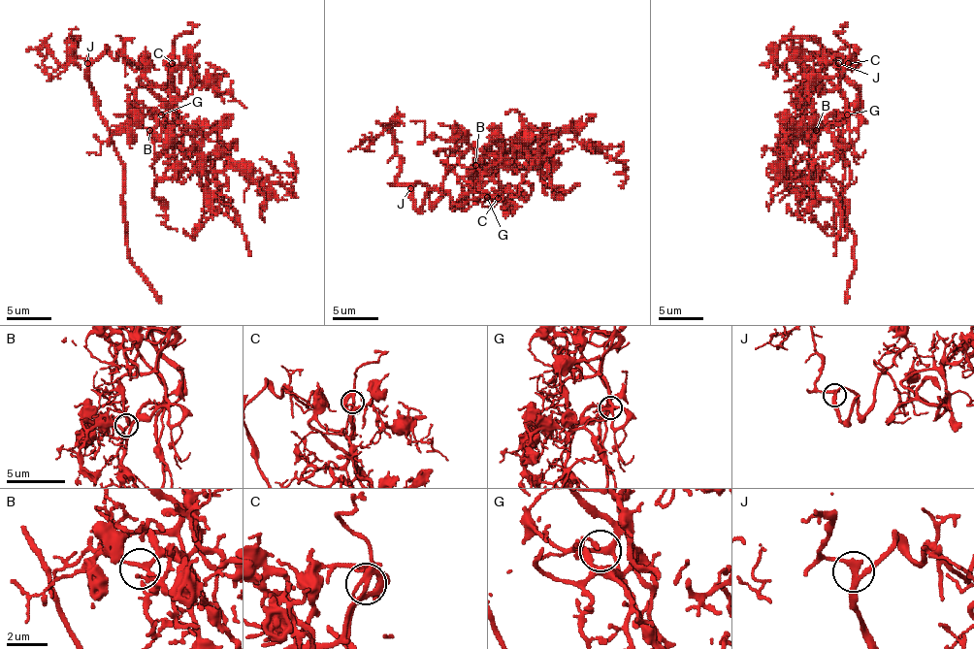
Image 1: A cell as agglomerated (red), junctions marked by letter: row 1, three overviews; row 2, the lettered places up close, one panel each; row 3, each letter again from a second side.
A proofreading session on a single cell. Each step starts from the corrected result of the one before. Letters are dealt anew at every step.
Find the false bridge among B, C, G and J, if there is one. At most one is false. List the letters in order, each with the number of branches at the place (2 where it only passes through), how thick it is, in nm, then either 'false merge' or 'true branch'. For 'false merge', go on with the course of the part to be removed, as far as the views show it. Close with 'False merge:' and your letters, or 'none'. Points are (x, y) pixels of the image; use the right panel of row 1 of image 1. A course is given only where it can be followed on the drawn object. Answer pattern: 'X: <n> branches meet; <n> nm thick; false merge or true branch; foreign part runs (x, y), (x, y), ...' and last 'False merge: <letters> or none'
B: 3 branches meet; 190 nm thick; true branch
C: 3 branches meet; 240 nm thick; true branch
G: 3 branches meet; 240 nm thick; true branch
J: 3 branches meet; 220 nm thick; true branch
False merge: none

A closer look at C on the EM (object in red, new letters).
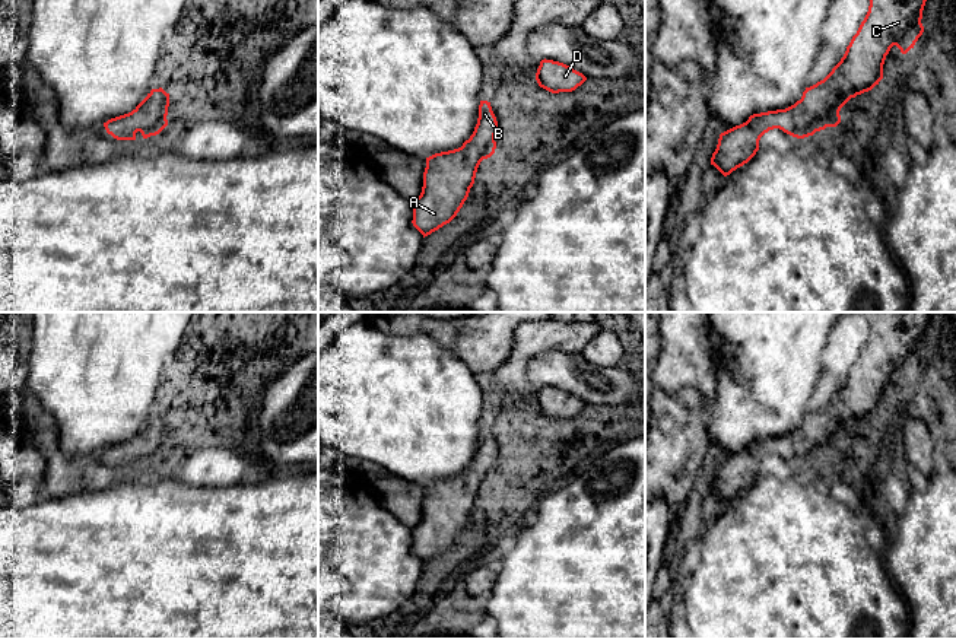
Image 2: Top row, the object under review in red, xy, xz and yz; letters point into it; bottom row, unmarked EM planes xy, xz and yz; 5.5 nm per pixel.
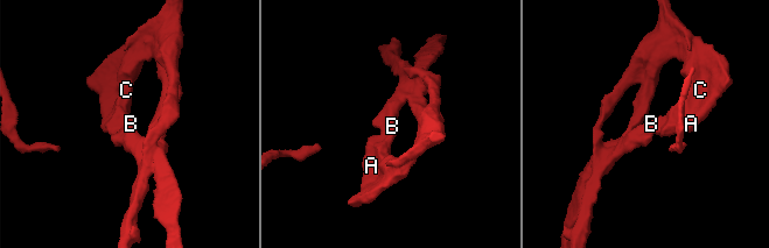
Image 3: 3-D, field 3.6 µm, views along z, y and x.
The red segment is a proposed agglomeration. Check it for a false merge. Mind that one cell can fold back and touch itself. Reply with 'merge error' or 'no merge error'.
no merge error

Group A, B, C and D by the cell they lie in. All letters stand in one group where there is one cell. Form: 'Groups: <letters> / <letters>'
Groups: A B C D

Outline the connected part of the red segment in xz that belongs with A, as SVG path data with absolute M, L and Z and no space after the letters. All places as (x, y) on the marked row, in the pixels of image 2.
M480 101L470 139L458 149L426 158L422 193L412 201L412 223L423 238L450 223L463 207L480 162L495 153L496 127L490 102Z

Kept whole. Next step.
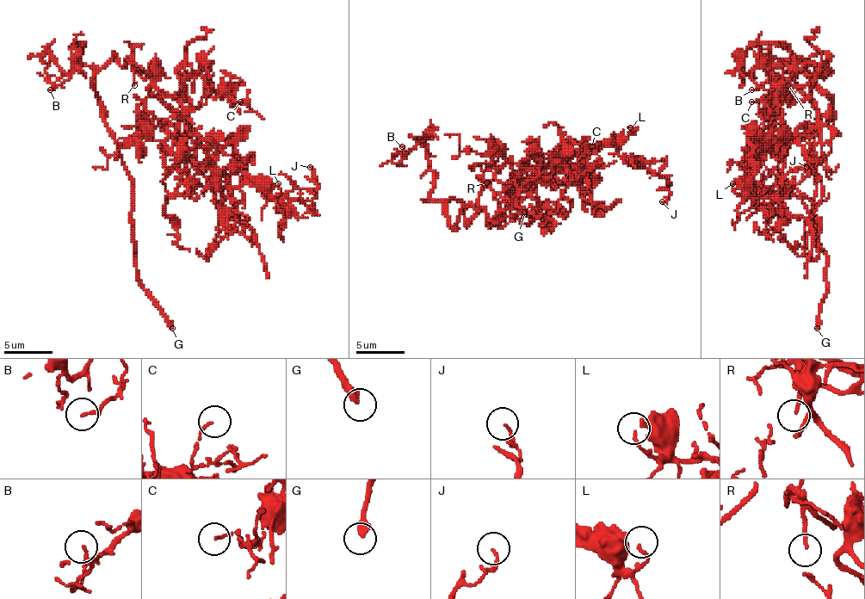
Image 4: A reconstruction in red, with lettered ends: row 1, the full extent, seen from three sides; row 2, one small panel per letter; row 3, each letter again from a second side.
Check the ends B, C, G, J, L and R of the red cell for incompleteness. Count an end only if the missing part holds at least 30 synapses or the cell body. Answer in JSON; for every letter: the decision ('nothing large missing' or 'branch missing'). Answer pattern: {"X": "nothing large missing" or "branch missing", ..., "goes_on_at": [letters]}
{"B": "nothing large missing", "C": "nothing large missing", "G": "branch missing", "J": "nothing large missing", "L": "nothing large missing", "R": "branch missing", "goes_on_at": ["G", "R"]}

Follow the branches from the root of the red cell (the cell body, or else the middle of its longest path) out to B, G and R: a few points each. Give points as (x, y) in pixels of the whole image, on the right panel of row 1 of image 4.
B: (793, 65), (826, 56), (805, 68), (783, 46), (751, 44), (744, 71), (759, 61), (771, 68), (751, 89)
G: (793, 65), (821, 65), (824, 53), (805, 73), (831, 101), (809, 138), (814, 230), (826, 256), (817, 328)
R: (793, 65), (787, 85)

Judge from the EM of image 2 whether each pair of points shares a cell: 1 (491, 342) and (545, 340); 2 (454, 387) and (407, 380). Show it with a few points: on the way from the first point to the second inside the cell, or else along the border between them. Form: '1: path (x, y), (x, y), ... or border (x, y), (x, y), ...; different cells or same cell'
1: border (518, 327), (514, 333), (511, 353), (494, 371); different cells
2: path (442, 387), (432, 387), (425, 380), (419, 380); same cell

